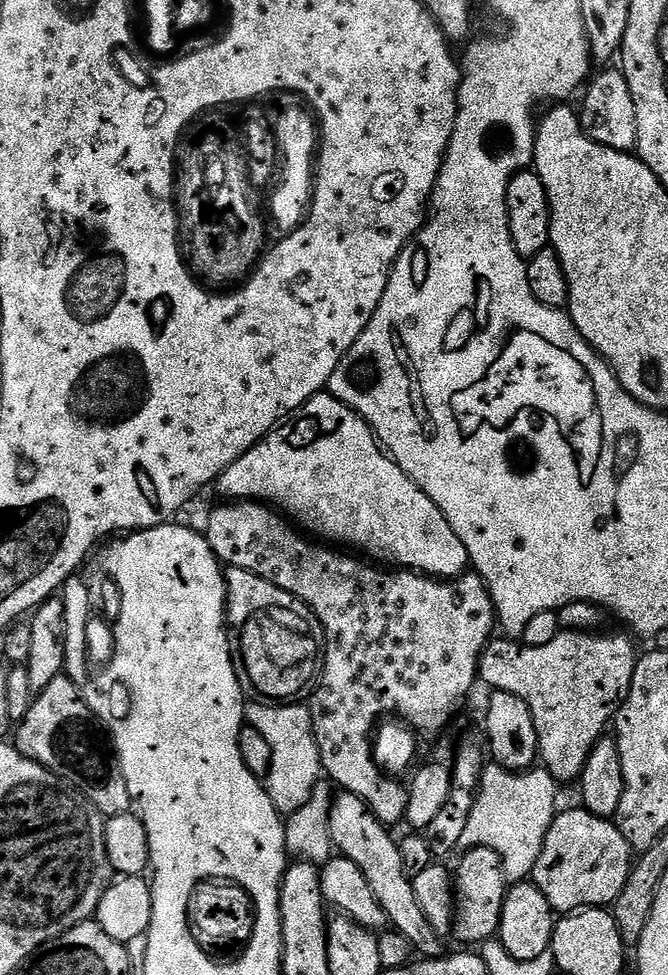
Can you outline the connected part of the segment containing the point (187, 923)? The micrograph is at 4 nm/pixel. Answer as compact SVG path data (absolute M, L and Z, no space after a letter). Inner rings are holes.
M199 876L196 884L188 888L188 900L184 900L184 932L189 941L199 944L202 958L209 954L232 954L256 941L256 924L260 924L260 916L226 916L224 912L224 906L234 906L234 902L236 906L248 906L252 900L256 902L252 888L248 888L244 880L236 880L236 876ZM234 892L238 894L238 900L234 900Z

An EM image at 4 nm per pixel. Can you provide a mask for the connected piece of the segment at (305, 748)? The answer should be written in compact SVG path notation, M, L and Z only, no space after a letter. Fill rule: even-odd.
M303 703L299 704L254 704L244 705L244 719L247 727L258 730L270 745L270 770L266 777L266 787L270 802L279 810L281 817L287 818L311 797L317 783L322 780L320 751L314 738L311 711Z

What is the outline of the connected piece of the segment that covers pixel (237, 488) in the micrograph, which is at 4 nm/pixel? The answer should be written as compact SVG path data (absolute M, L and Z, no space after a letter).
M331 394L312 396L291 418L285 419L283 423L273 428L267 436L263 436L253 448L246 450L246 454L242 454L242 458L238 458L234 461L234 463L220 475L218 481L218 489L219 488L224 498L227 498L229 501L259 502L261 504L275 506L285 517L293 518L292 516L296 516L297 521L295 520L295 523L297 525L305 524L305 526L309 528L309 530L307 529L309 533L317 532L318 535L325 536L325 538L320 538L328 542L335 542L337 545L349 544L352 548L361 548L361 550L365 552L365 554L363 553L365 557L371 558L376 562L383 562L388 566L399 566L401 569L411 570L426 576L434 576L441 580L451 580L457 576L463 576L470 568L466 546L462 546L462 538L458 538L458 534L454 534L454 530L450 526L450 522L446 522L442 510L438 510L438 506L434 506L434 502L430 502L428 495L424 493L423 490L393 462L391 456L380 447L380 442L376 439L375 434L372 433L370 425L368 425L353 408L347 408L341 400L334 398Z

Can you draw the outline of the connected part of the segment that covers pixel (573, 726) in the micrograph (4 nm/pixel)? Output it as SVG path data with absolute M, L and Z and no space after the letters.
M561 630L544 646L533 648L493 638L480 656L479 679L485 680L489 689L514 694L530 706L538 734L539 763L561 785L579 781L590 750L607 728L609 731L634 678L638 651L632 645L633 637L598 635L595 631Z

